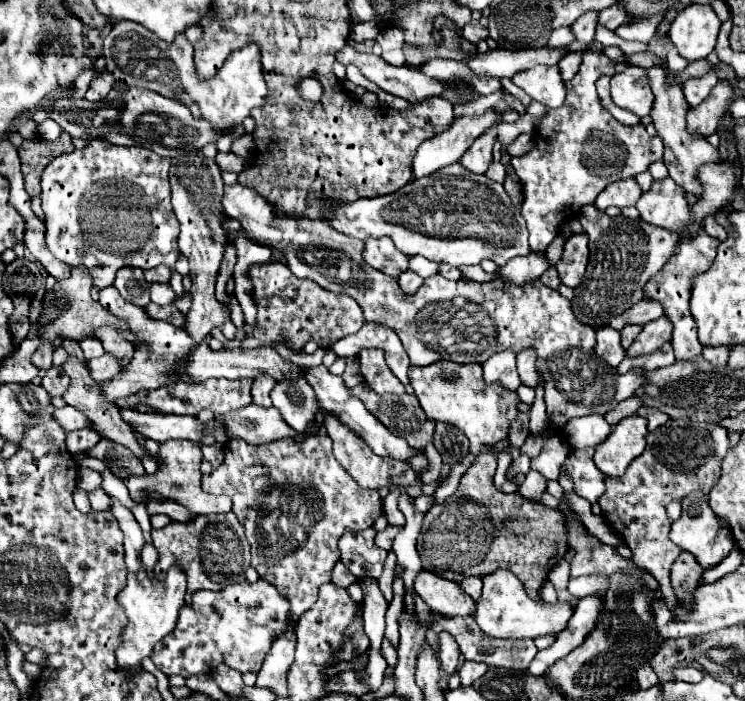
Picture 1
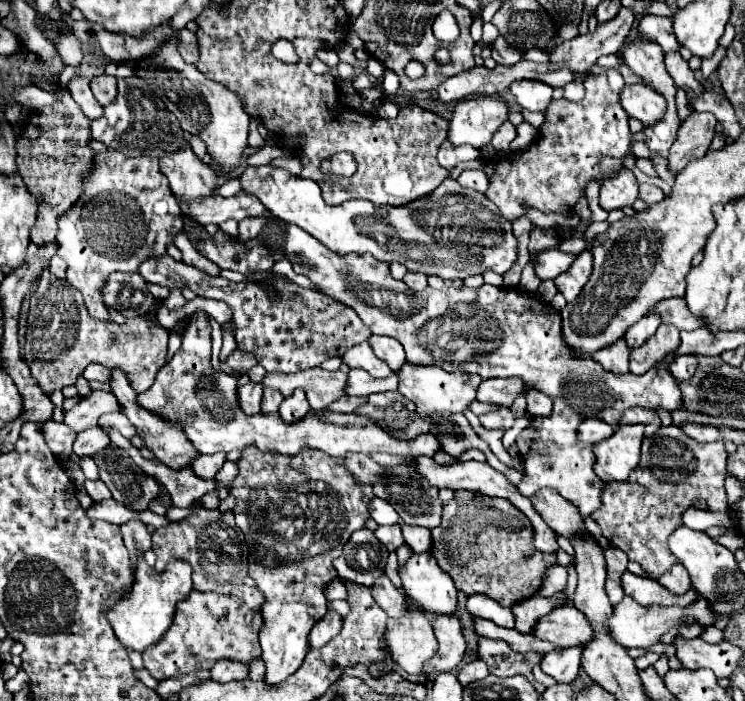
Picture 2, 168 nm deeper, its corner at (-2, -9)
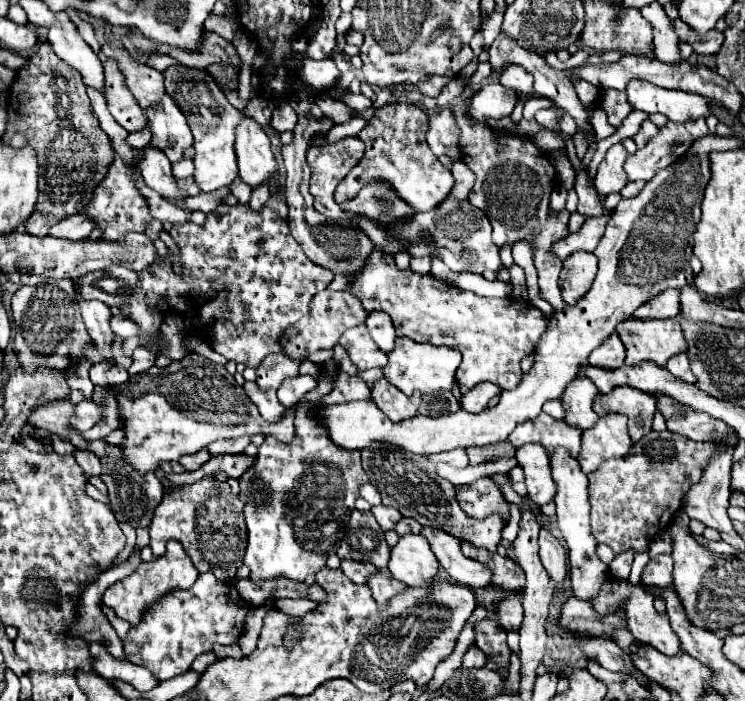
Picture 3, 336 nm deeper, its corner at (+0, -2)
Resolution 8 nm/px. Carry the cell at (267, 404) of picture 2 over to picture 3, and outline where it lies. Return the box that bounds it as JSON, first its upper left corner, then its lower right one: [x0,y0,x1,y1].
[257,354,301,390]

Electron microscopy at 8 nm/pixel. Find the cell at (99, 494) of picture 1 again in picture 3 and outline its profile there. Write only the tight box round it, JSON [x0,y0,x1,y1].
[75,452,101,478]

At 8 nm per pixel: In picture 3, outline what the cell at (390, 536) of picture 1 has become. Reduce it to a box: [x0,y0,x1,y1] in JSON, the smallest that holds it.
[371,506,401,532]

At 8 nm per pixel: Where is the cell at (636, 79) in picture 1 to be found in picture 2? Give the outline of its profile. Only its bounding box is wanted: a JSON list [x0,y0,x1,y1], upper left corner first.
[621,83,667,125]

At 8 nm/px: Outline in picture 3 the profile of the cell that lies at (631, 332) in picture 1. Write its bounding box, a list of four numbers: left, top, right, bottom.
[633,290,679,320]

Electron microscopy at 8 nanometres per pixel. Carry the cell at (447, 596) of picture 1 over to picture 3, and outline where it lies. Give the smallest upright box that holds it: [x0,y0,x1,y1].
[389,534,439,588]

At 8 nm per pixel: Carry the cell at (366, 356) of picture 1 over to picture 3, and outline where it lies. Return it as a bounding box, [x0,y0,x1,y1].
[339,326,387,370]

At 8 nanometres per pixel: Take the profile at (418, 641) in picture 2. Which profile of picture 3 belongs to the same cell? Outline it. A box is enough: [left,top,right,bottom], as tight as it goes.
[367,570,407,610]

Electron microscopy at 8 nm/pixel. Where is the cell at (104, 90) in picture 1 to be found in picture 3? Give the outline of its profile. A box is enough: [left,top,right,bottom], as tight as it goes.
[103,58,147,132]

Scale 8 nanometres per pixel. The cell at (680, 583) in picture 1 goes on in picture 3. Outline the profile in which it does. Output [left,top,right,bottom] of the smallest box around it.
[641,554,673,588]

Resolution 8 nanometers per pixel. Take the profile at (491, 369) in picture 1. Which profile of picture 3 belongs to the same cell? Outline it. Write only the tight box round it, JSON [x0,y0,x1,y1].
[461,382,501,414]

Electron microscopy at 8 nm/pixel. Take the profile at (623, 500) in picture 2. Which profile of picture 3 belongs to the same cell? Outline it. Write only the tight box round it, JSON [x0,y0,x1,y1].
[589,430,721,554]

